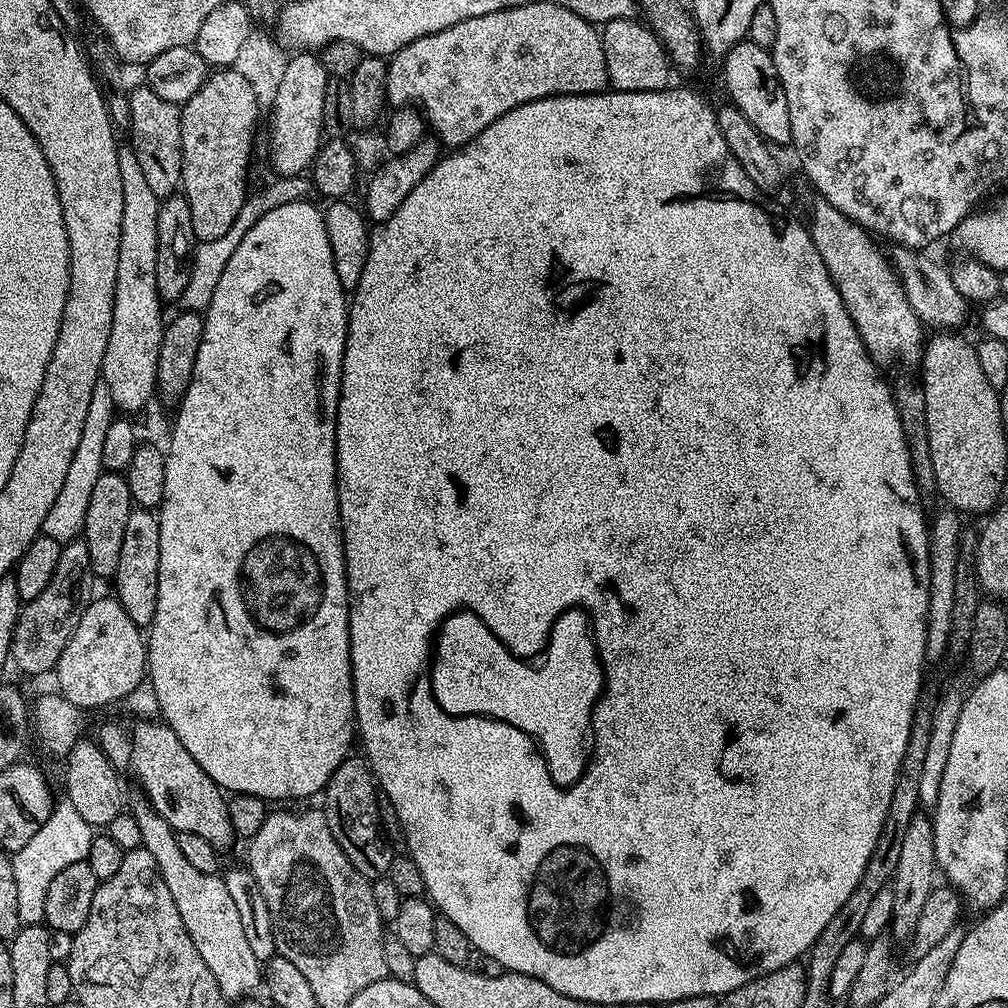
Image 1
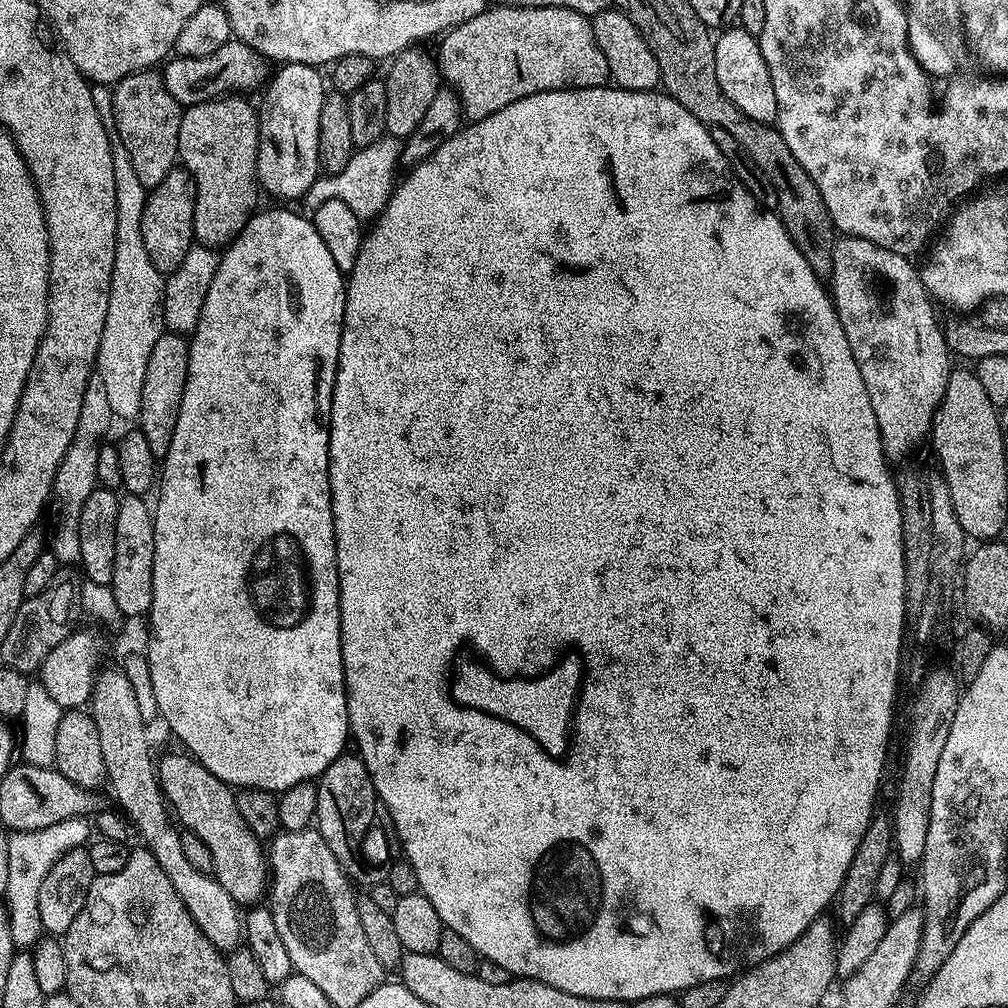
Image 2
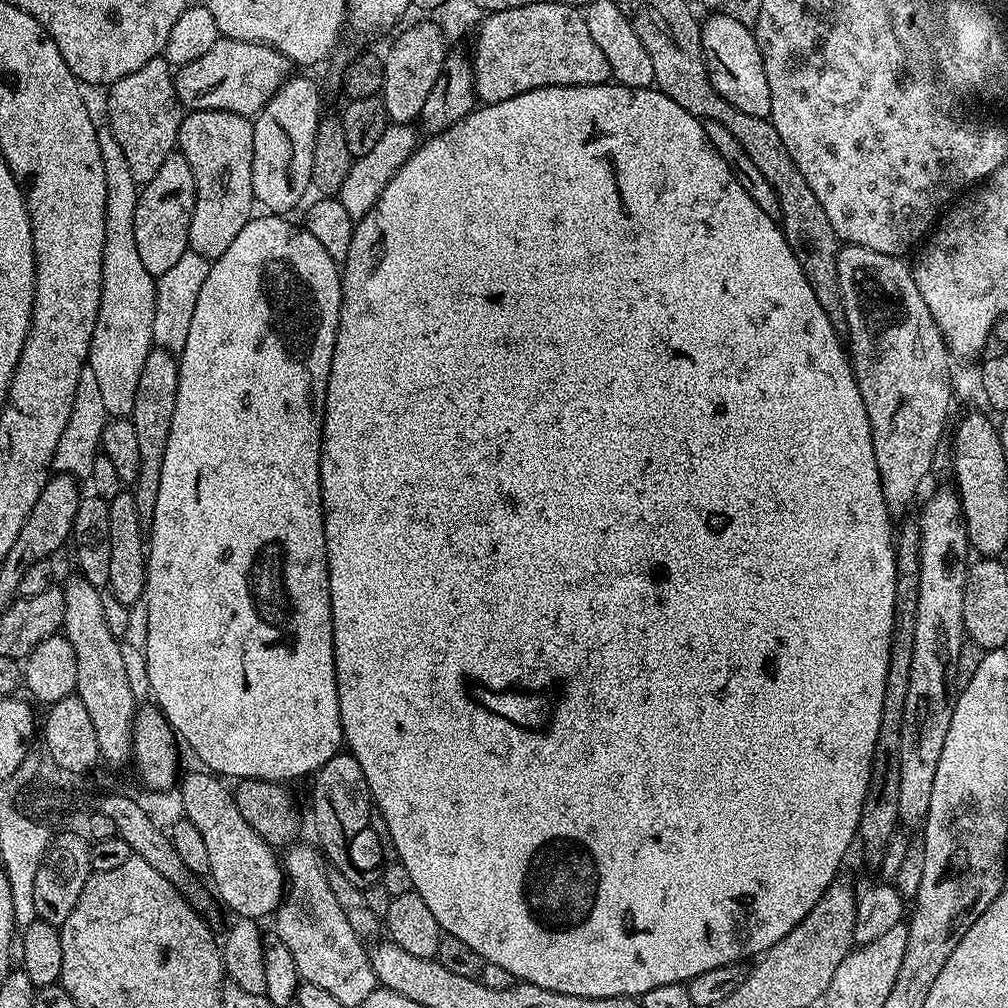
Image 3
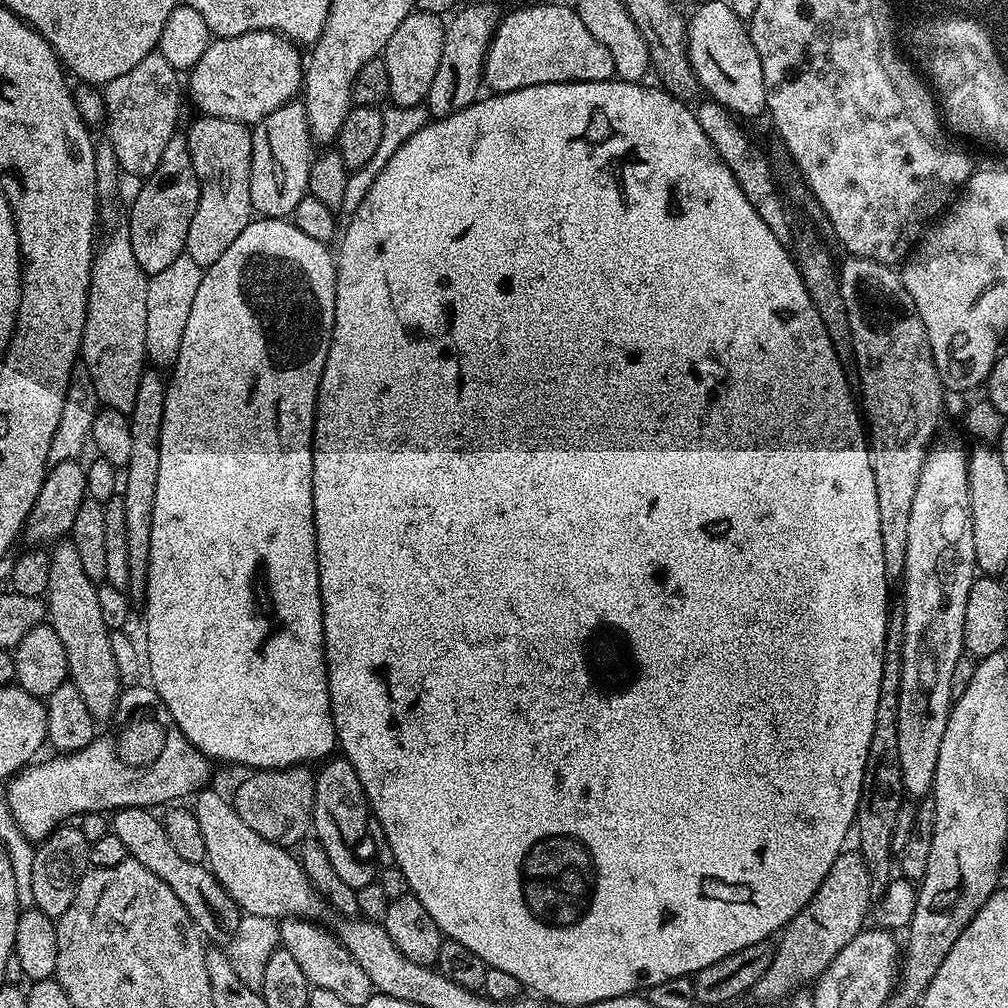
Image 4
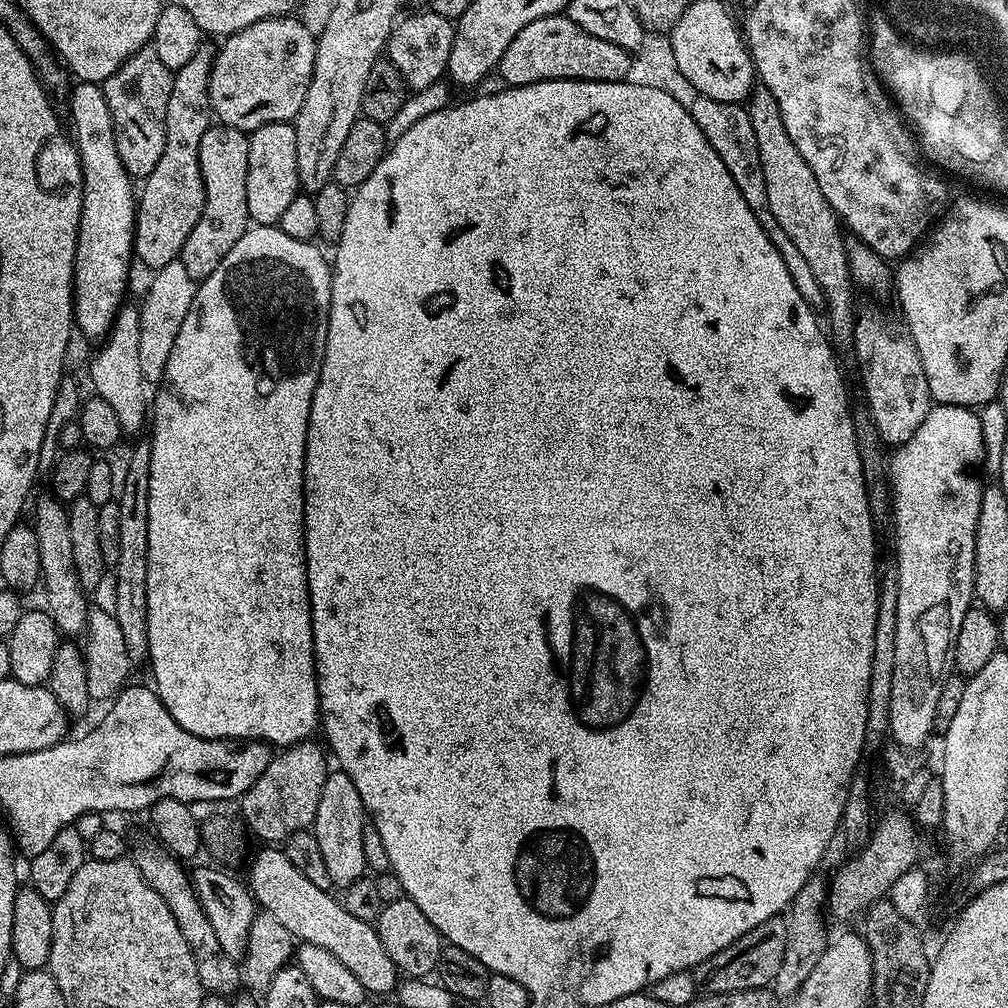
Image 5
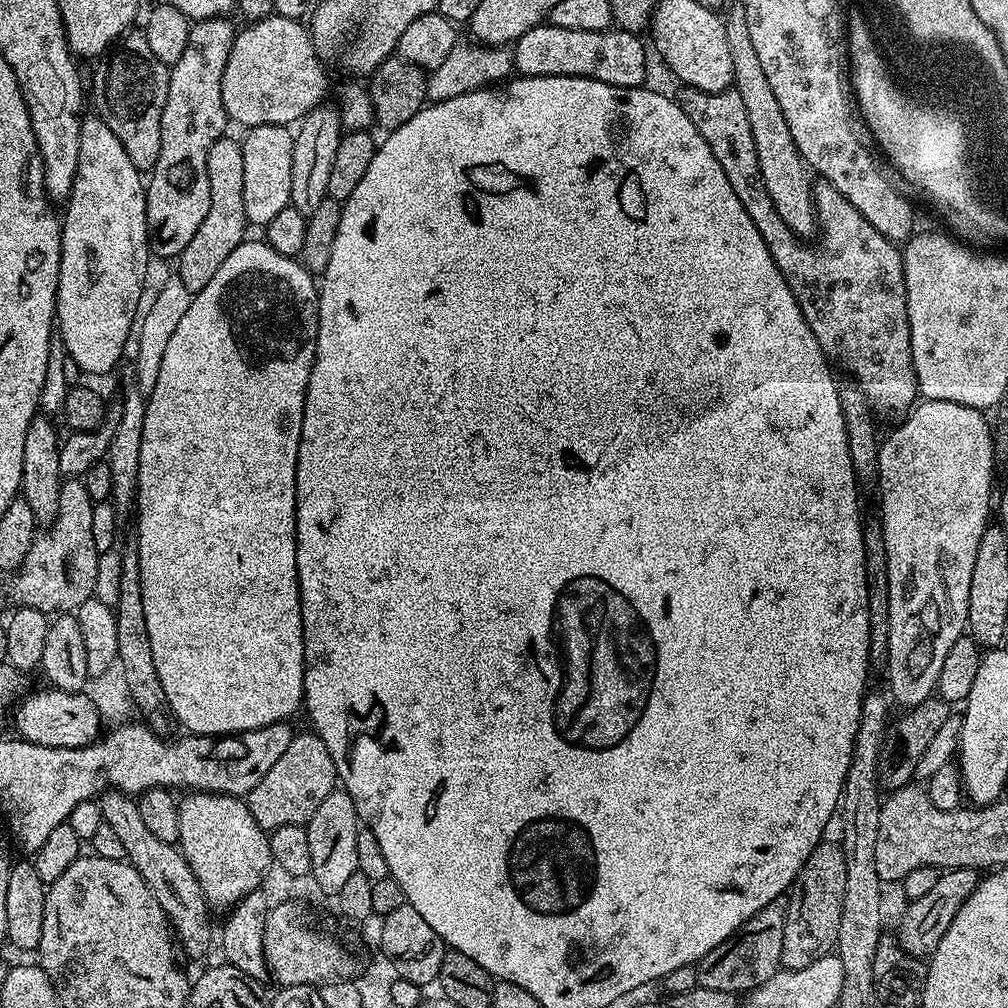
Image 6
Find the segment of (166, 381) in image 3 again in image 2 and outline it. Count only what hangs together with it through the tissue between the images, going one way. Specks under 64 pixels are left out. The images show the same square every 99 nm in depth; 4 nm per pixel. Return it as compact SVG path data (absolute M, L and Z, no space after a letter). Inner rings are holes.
M165 330L154 342L150 362L146 365L146 383L142 386L142 410L138 417L138 431L150 442L150 450L158 458L163 458L170 450L174 438L174 426L178 426L178 410L182 410L182 390L188 377L187 335Z

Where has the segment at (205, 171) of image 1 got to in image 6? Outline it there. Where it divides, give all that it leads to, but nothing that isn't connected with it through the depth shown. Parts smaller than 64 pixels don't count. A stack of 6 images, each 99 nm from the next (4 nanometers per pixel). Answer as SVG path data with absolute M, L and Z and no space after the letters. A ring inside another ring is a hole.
M225 134L218 142L214 142L214 146L210 146L210 158L206 158L206 170L210 174L210 210L206 210L206 218L202 218L202 226L198 226L194 238L190 238L186 250L182 250L178 257L178 263L180 263L178 279L182 282L182 286L186 286L186 290L193 294L200 292L202 286L210 283L210 278L214 278L216 271L222 267L222 262L226 262L226 258L234 254L236 247L244 243L246 239L244 231L249 231L250 228L246 218L246 202L242 202L241 141L231 140L230 137L231 135Z

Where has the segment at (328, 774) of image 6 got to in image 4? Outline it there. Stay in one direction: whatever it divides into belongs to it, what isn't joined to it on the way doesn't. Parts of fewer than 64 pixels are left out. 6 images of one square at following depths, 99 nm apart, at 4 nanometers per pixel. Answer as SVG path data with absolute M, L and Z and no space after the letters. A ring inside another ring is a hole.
M293 766L253 771L230 796L232 809L246 826L250 826L250 830L254 830L254 834L262 834L266 842L286 849L299 845L313 831L316 778L310 769L308 766Z

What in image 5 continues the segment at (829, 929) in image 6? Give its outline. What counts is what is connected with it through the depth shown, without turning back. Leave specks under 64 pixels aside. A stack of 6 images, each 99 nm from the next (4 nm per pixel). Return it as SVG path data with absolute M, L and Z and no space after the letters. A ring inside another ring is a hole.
M813 876L803 884L802 890L795 895L788 910L787 950L783 955L783 963L779 966L778 974L772 983L772 991L775 999L785 1004L795 999L797 991L802 983L810 976L814 966L828 945L826 938L827 883L821 881L818 876Z

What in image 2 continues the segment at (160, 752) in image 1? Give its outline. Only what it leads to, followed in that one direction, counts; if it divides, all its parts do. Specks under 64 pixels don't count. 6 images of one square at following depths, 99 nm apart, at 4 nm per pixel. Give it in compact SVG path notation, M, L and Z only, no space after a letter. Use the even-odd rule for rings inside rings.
M172 752L158 760L160 788L165 801L173 817L210 846L210 854L214 858L212 872L226 894L230 894L237 905L255 905L259 901L256 899L259 896L261 899L266 892L266 852L261 837L255 836L250 826L242 822L242 814L238 814L236 805L236 792L210 774L210 770L191 755L180 752Z

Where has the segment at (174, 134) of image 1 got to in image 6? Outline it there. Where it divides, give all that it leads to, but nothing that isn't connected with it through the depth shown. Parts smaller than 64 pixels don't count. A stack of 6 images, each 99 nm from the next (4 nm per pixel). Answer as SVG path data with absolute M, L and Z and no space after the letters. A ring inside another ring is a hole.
M129 30L116 41L114 47L99 61L100 64L92 72L92 88L90 84L90 104L94 107L95 115L102 118L102 122L106 122L106 126L110 126L110 130L114 130L118 142L122 142L122 147L126 150L126 154L130 154L130 162L134 162L134 166L141 174L151 173L152 167L158 162L158 150L162 150L162 110L166 106L166 94L168 93L168 74L169 65L158 62L158 58L154 58L153 52L150 50L150 42L146 42L143 31Z

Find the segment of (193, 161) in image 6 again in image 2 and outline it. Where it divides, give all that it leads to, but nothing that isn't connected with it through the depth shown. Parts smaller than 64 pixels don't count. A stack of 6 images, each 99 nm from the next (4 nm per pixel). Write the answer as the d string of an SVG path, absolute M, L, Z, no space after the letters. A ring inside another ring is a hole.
M182 166L173 168L158 186L154 186L146 198L146 210L142 210L142 242L146 245L146 254L150 254L150 262L162 274L178 270L182 266L182 258L192 249L194 243L194 206L196 205L196 184L192 176Z

